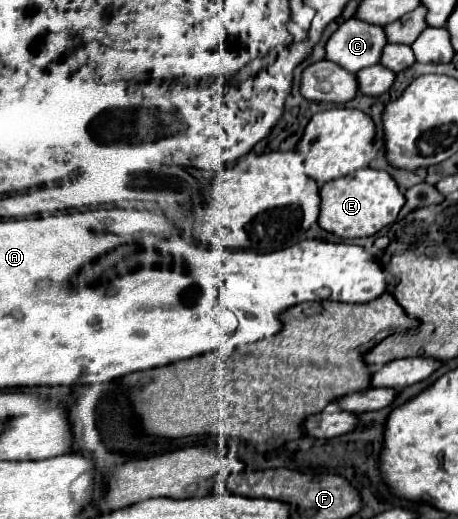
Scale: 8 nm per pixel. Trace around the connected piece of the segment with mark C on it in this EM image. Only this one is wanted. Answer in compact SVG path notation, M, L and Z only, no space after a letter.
M358 19L344 21L326 41L324 59L342 65L348 73L376 65L386 45L384 29Z

